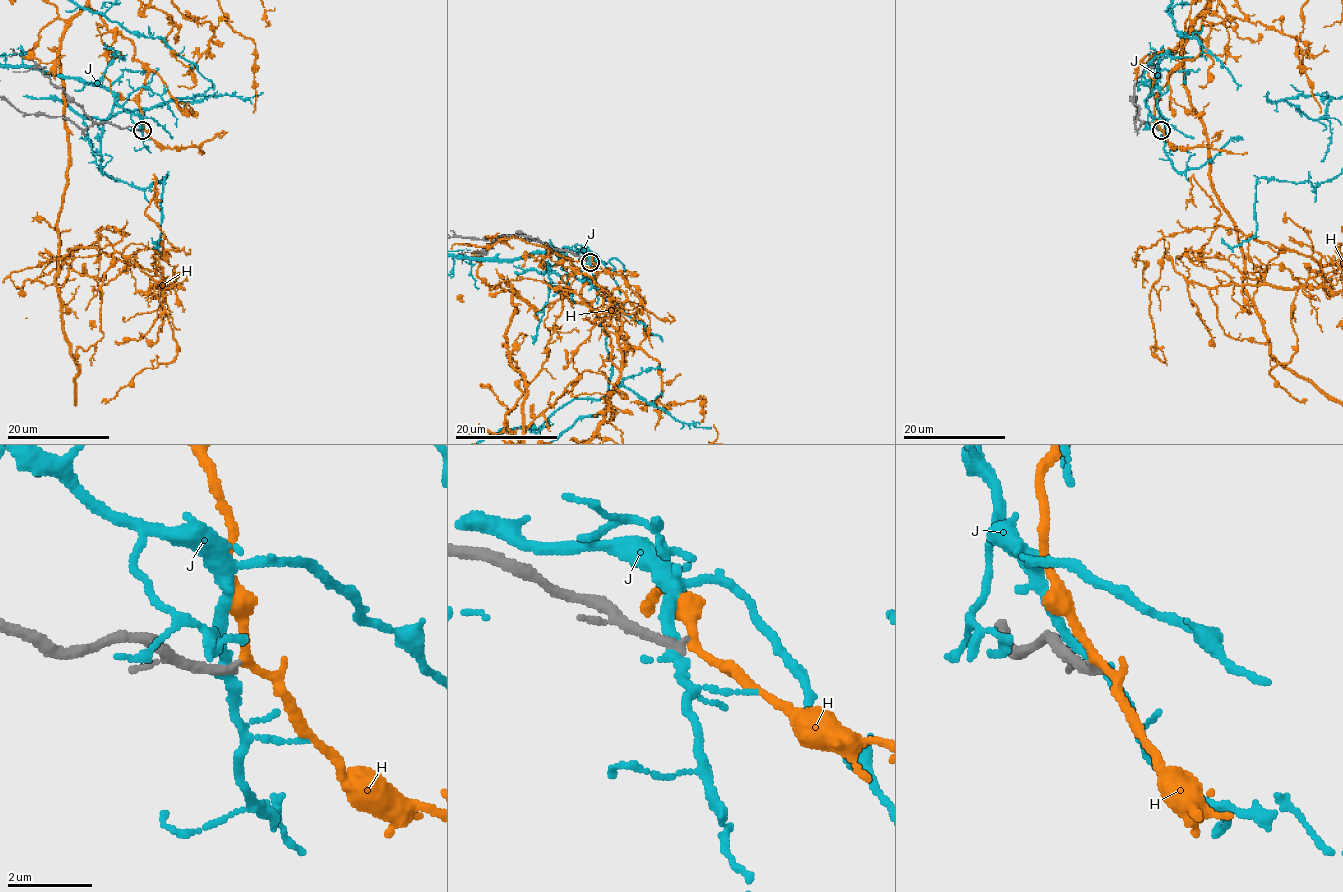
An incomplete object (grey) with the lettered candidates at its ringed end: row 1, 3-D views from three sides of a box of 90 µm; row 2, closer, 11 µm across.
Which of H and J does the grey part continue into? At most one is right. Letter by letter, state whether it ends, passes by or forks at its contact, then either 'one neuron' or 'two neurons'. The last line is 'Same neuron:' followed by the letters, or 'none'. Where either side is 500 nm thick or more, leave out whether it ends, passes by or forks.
H: it passes by; two neurons
J: it passes by; two neurons
Same neuron: none

